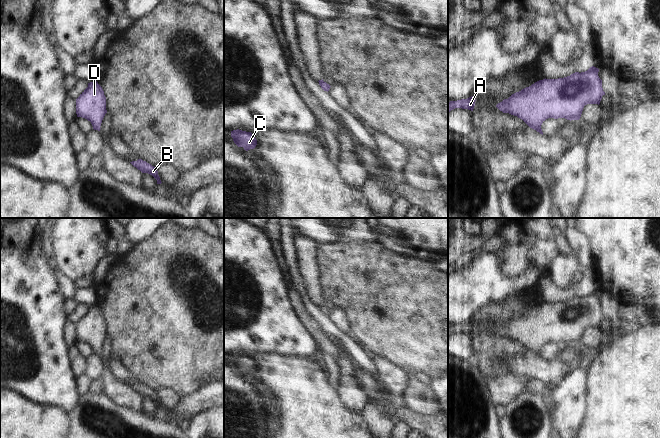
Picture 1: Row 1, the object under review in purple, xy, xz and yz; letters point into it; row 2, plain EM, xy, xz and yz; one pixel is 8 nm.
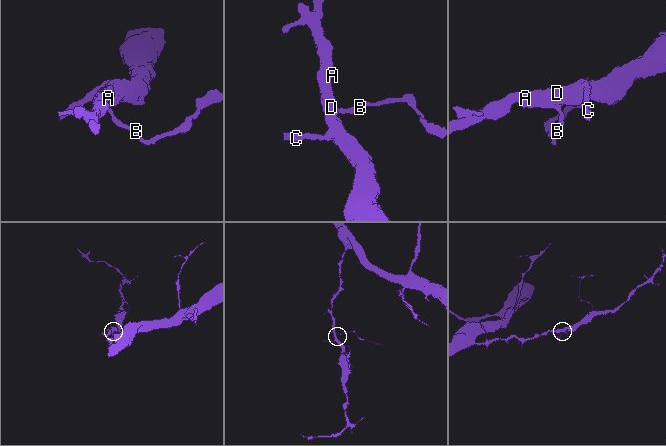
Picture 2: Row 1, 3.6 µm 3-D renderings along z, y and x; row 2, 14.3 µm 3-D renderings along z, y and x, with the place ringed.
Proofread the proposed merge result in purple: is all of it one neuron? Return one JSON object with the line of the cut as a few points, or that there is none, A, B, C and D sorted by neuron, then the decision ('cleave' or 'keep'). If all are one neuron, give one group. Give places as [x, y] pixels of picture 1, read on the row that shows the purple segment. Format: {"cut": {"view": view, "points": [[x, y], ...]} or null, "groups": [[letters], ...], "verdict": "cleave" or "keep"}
{"cut": null, "groups": [["A", "B", "C", "D"]], "verdict": "keep"}

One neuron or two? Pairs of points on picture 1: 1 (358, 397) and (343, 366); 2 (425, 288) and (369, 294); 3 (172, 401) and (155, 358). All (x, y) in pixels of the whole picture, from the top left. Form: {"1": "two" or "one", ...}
{"1": "one", "2": "one", "3": "two"}

